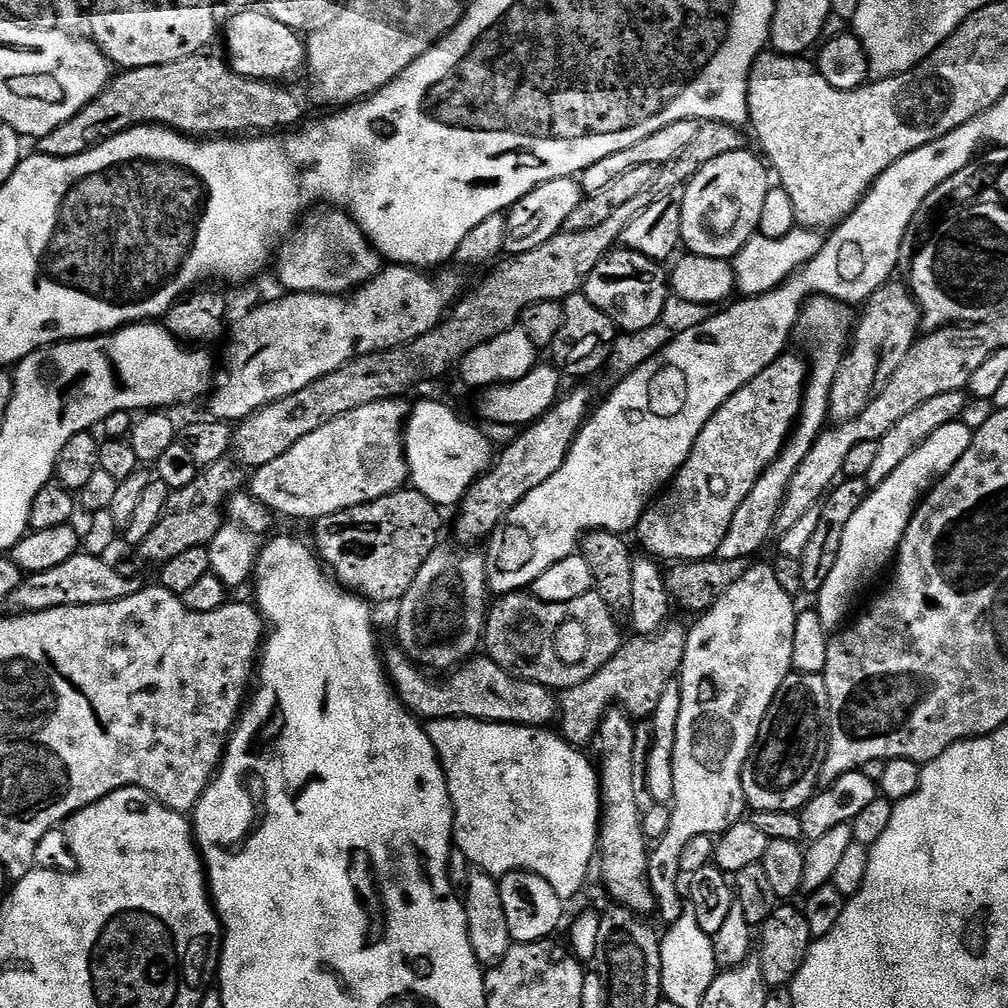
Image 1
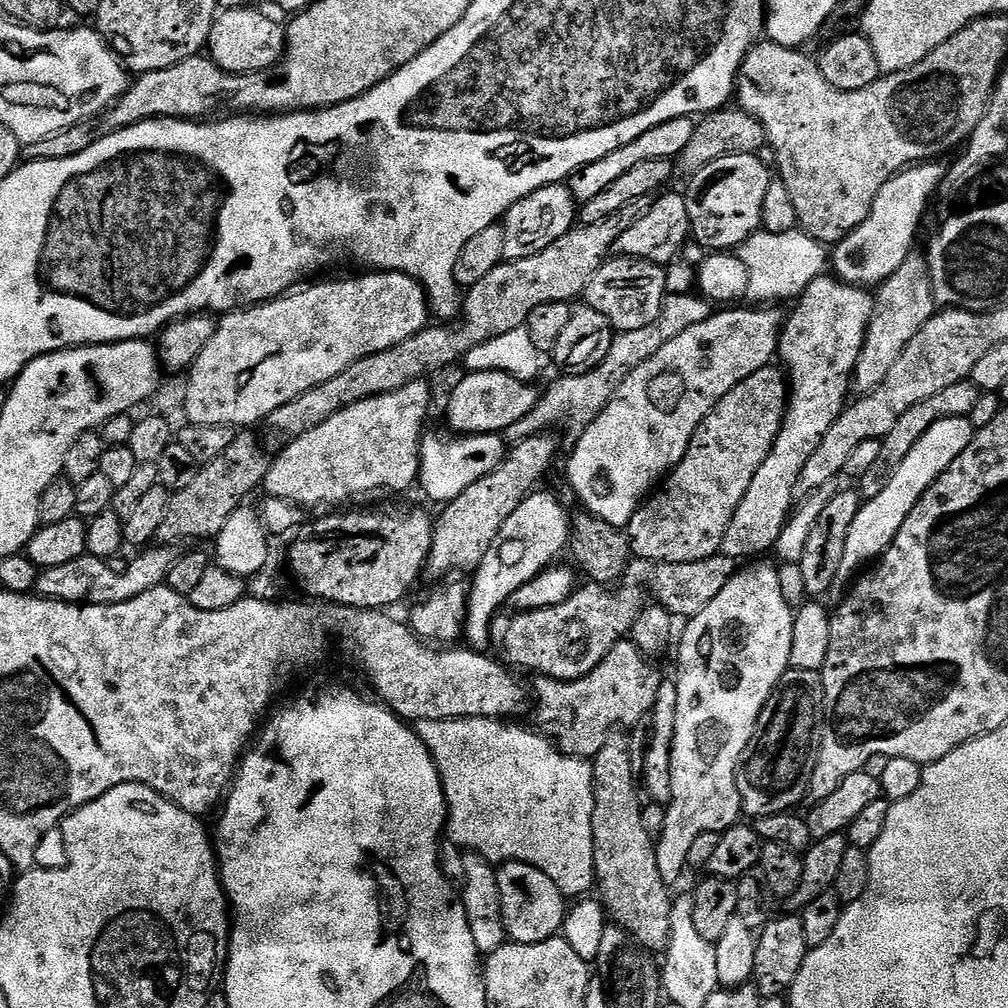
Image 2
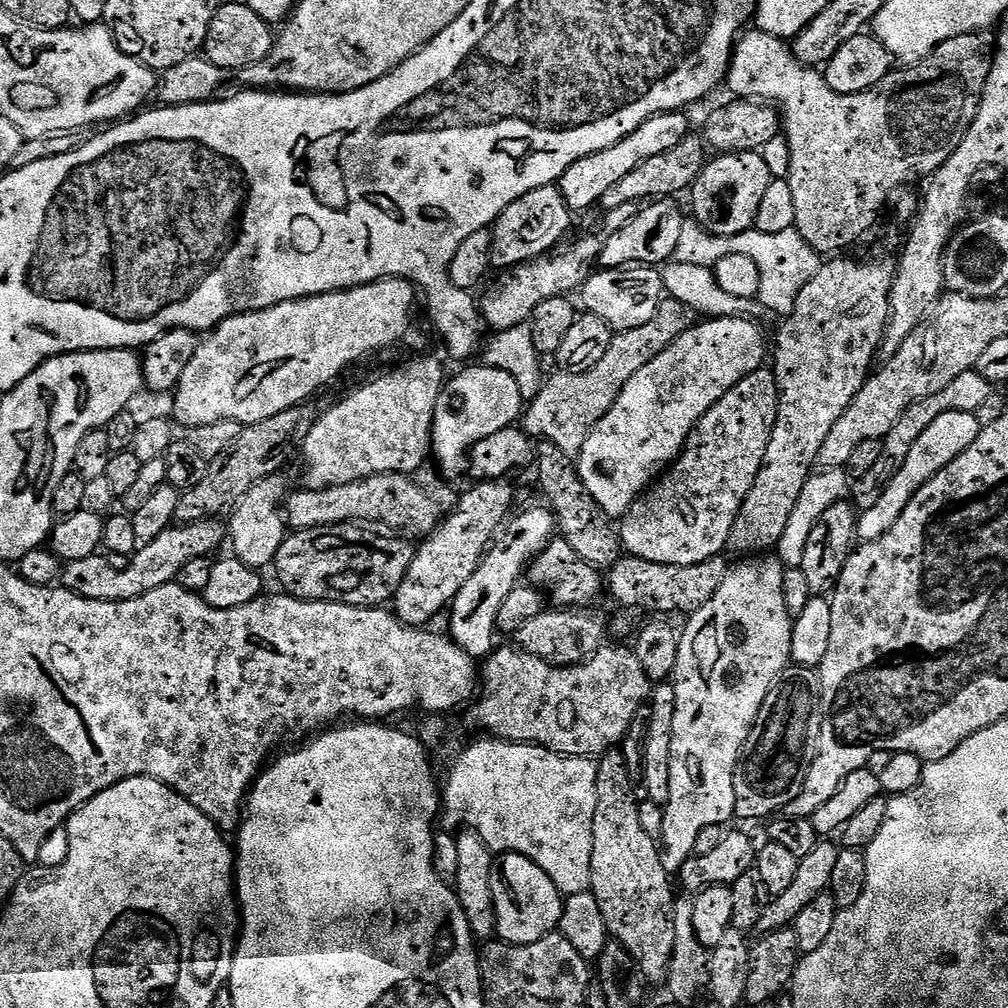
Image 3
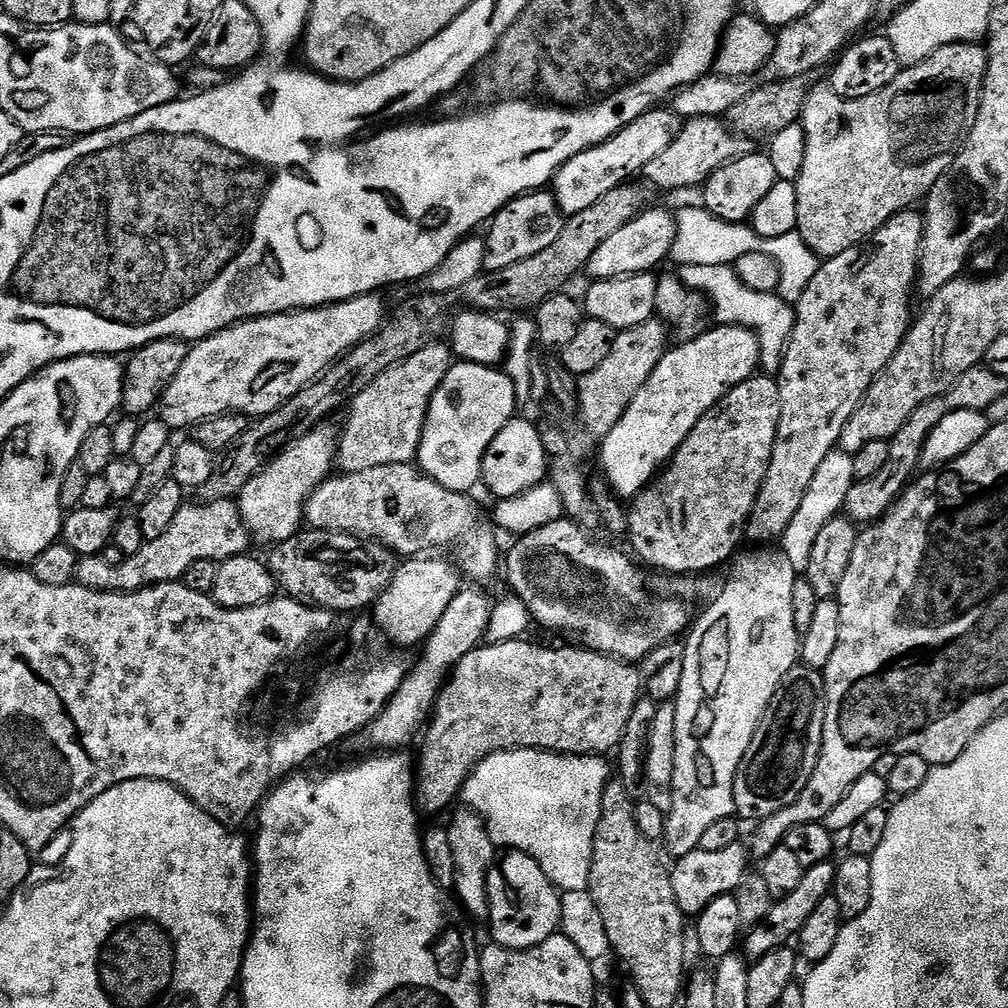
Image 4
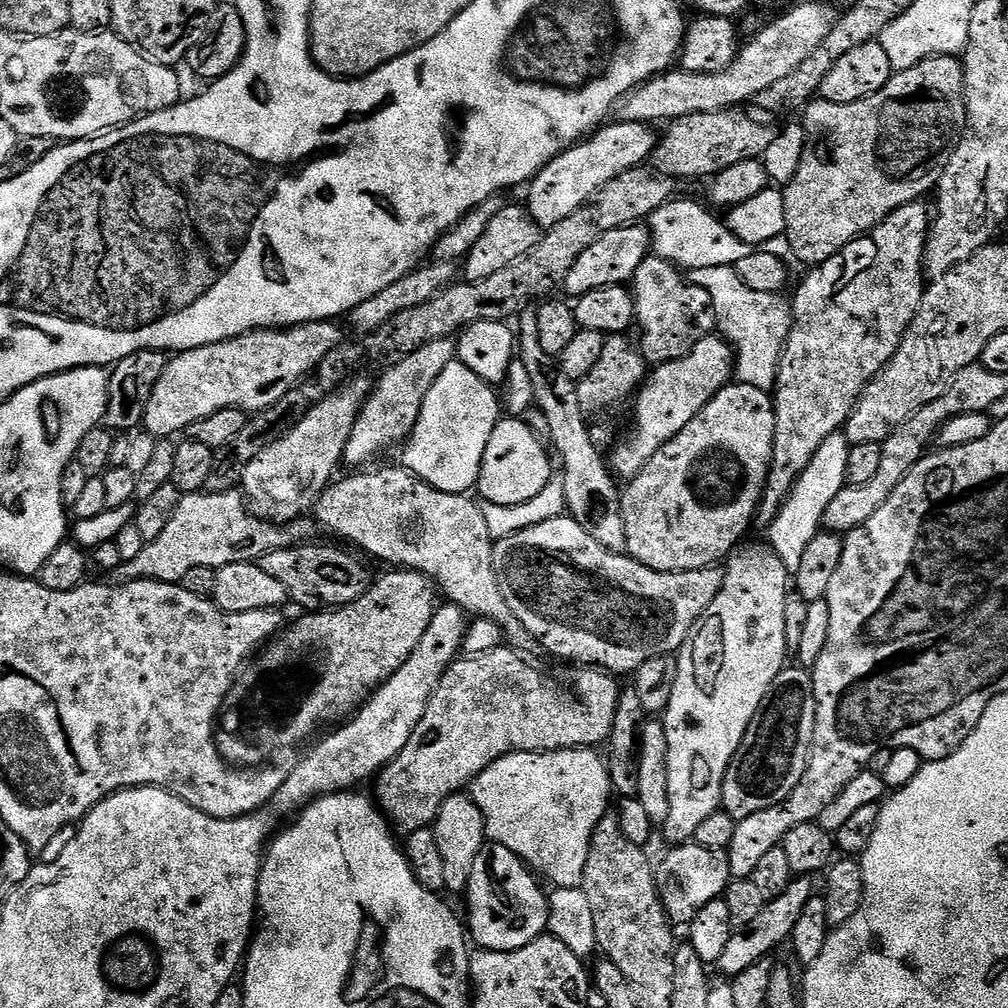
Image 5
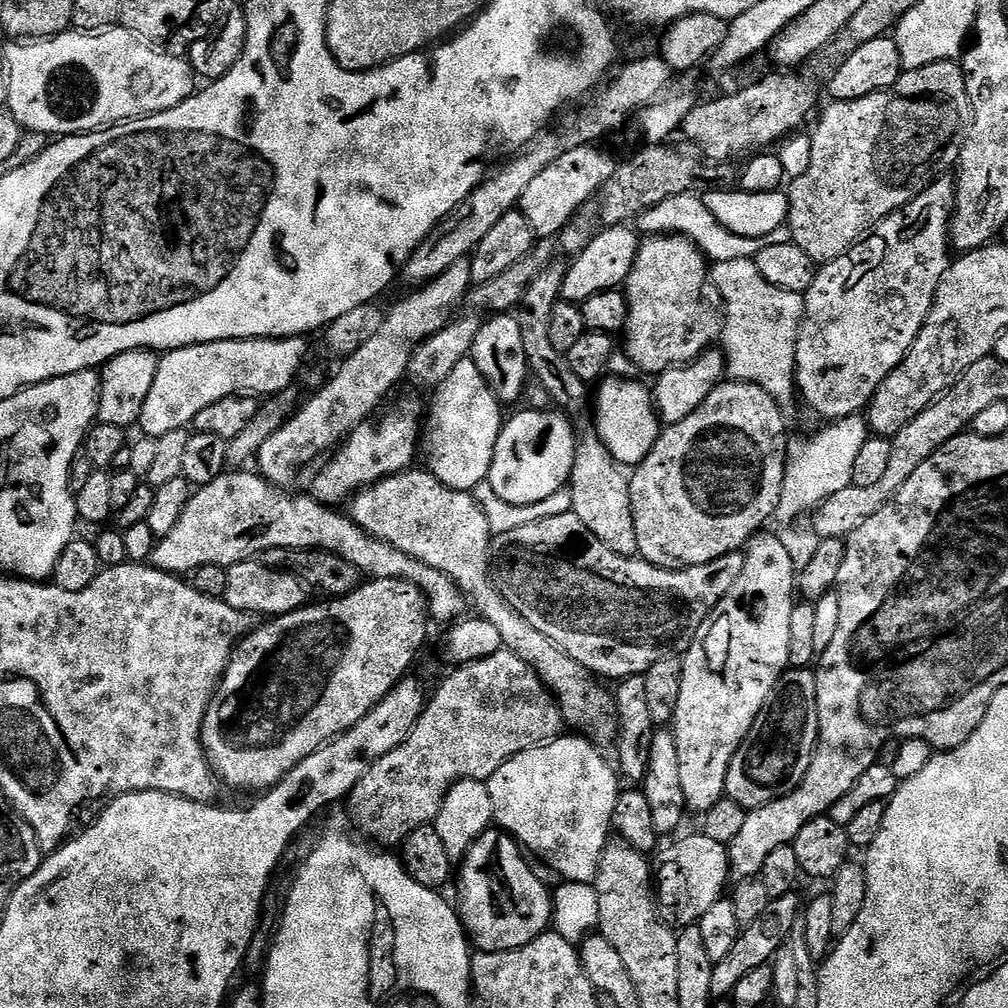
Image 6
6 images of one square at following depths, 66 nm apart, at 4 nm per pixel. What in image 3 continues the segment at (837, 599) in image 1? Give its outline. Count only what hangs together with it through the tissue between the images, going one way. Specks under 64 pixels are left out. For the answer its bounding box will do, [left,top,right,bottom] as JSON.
[856,412,982,542]

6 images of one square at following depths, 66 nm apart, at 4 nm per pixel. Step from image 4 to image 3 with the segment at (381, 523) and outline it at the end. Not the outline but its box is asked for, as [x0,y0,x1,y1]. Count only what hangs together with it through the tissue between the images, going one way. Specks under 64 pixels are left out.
[282,472,442,538]

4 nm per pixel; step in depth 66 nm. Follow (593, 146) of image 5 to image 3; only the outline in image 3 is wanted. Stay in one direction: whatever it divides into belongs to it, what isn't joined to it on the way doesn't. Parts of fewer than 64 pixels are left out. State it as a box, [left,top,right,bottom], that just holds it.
[558,110,690,214]

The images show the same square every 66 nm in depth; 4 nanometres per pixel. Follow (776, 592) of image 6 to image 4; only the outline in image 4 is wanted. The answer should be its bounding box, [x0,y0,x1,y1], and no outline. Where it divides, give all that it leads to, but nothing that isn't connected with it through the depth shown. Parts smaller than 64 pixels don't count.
[662,546,802,858]

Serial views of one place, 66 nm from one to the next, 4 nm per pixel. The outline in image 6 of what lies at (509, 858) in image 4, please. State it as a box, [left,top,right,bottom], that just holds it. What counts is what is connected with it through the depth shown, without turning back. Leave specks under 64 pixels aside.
[458,830,552,952]

